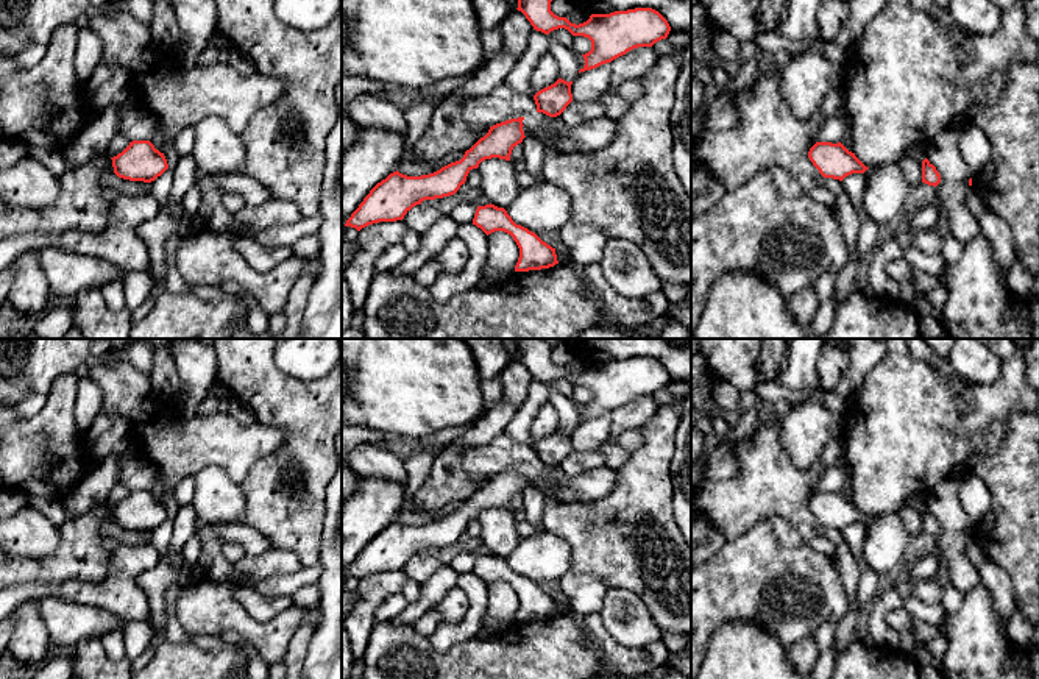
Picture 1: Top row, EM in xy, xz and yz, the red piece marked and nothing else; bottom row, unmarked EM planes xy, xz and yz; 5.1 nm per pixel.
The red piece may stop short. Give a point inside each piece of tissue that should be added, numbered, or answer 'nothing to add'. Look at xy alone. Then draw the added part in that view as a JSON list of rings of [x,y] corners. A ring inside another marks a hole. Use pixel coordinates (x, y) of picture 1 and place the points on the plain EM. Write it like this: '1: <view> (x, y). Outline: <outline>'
nothing to add

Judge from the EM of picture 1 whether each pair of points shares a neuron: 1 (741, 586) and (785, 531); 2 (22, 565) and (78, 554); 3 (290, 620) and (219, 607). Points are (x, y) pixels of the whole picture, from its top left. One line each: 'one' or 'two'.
1: two
2: one
3: one

